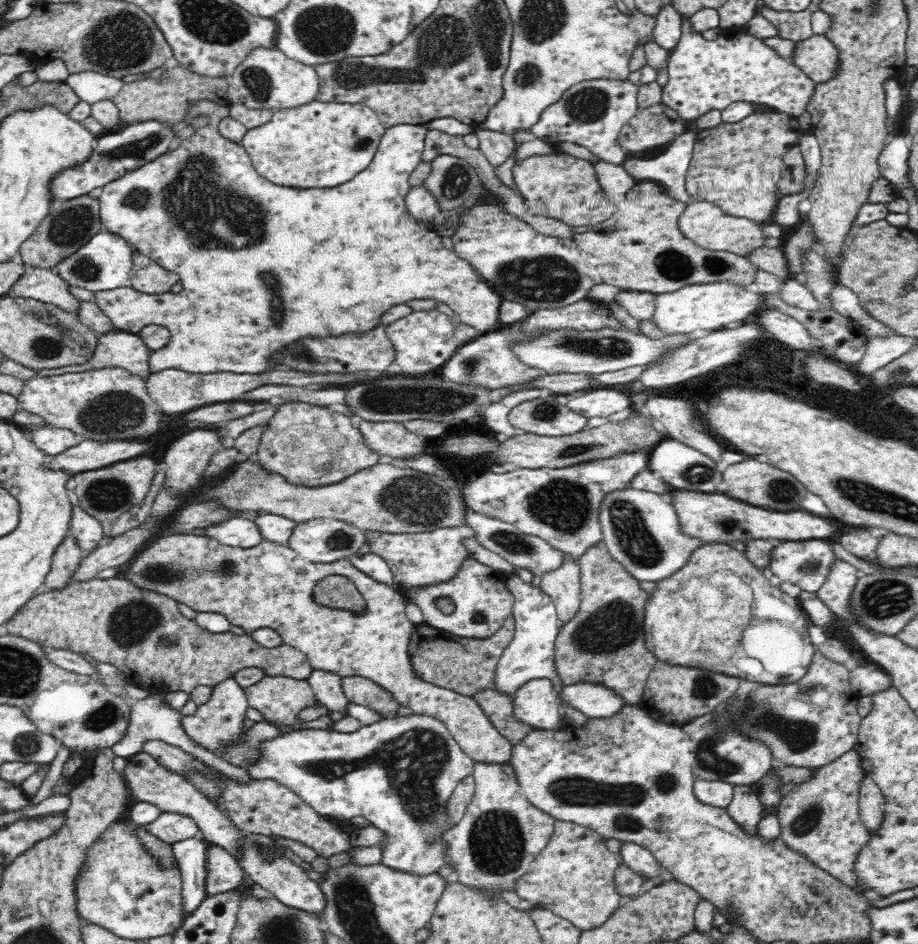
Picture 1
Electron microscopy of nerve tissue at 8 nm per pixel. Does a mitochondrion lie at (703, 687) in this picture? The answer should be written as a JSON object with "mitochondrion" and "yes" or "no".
{"mitochondrion":"yes"}

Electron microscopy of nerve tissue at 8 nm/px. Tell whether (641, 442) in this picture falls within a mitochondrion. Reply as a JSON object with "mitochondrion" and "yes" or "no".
{"mitochondrion":"no"}

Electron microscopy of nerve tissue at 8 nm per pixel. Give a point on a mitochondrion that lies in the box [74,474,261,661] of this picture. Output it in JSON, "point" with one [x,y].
{"point":[130,625]}

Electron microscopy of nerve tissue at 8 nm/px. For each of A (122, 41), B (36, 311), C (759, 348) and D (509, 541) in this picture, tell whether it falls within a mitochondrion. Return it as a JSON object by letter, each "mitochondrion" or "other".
{"A":"mitochondrion","B":"mitochondrion","C":"other","D":"mitochondrion"}

